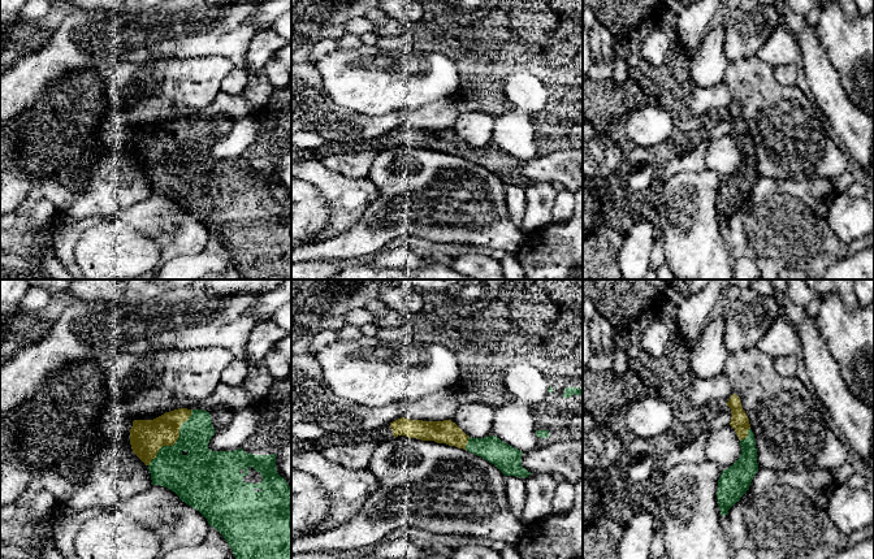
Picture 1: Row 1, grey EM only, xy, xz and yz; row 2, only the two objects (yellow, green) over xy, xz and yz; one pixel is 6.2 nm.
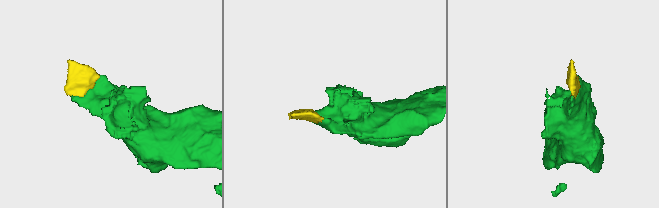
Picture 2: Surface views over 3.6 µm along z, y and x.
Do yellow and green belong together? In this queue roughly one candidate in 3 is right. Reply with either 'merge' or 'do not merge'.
merge

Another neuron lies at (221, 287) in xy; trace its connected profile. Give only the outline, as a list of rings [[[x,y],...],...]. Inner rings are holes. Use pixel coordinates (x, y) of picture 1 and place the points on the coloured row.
[[[204,280],[205,289],[217,296],[232,296],[246,291],[263,295],[277,289],[286,280]]]

